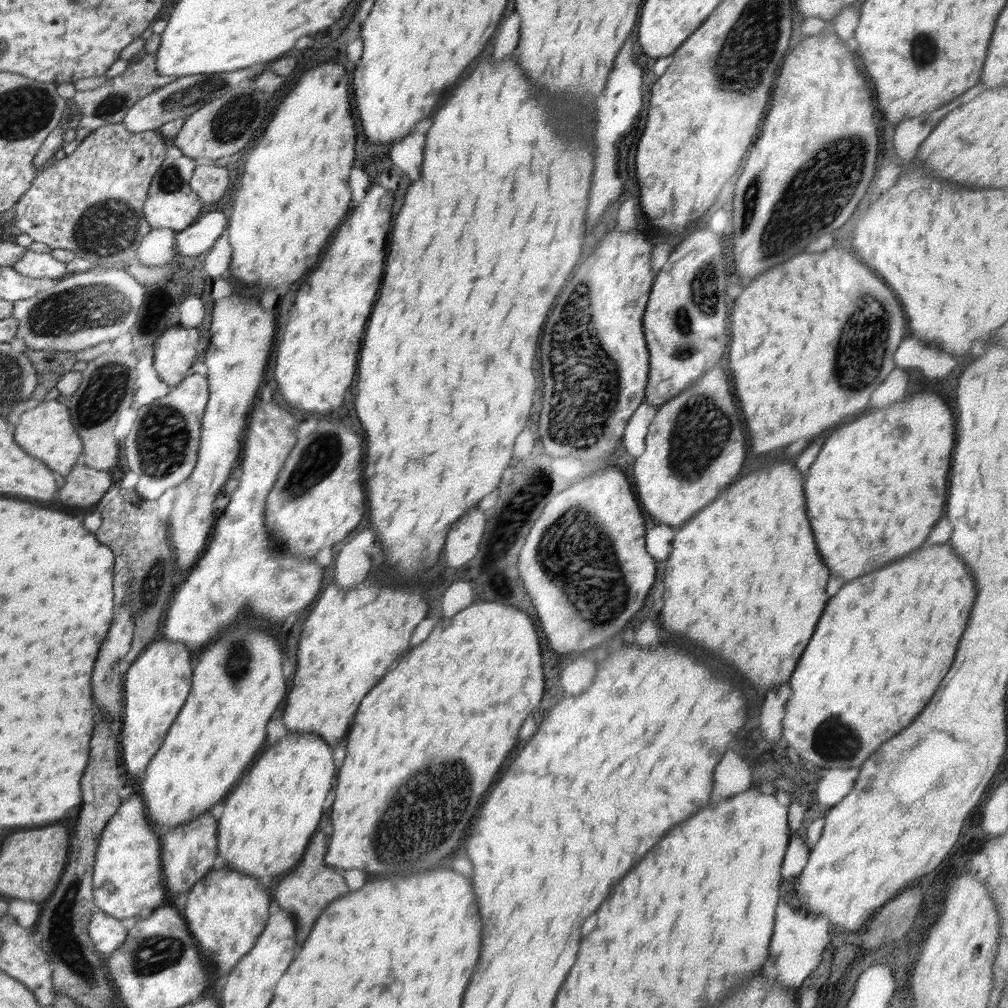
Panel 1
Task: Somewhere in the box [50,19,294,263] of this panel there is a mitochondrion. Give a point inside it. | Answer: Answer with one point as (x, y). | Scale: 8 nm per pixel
(112, 224)

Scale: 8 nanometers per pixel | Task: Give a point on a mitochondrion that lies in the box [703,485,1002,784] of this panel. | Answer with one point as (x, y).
(836, 741)

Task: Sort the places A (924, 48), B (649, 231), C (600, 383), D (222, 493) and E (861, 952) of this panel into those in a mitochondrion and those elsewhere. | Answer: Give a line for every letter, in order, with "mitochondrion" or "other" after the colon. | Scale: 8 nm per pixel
A: mitochondrion
B: other
C: mitochondrion
D: other
E: other

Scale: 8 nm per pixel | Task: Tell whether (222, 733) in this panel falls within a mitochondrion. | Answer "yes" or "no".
no

